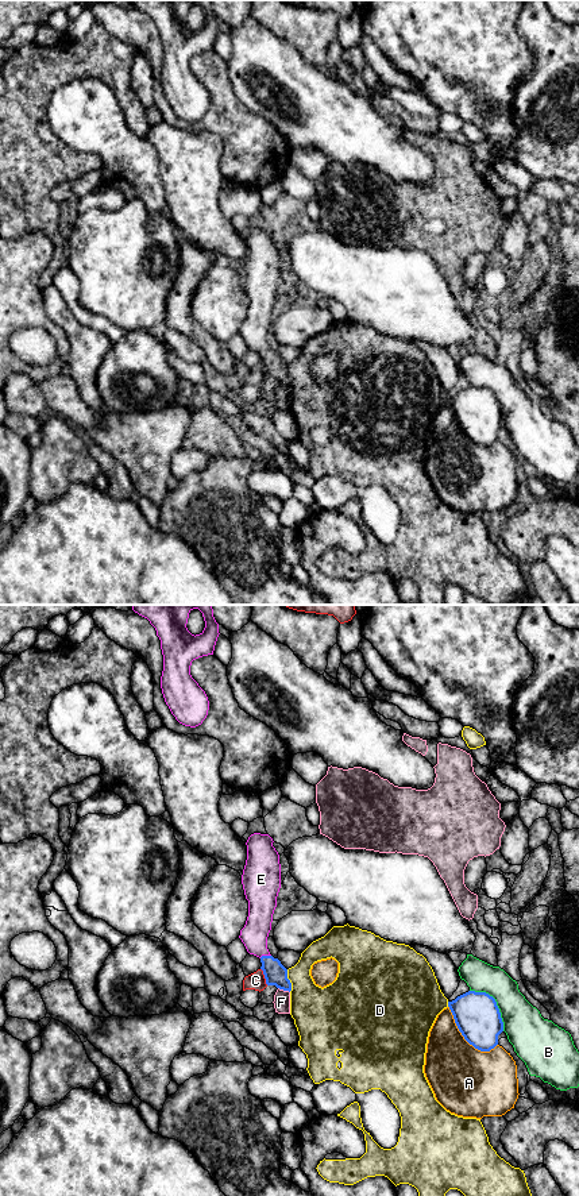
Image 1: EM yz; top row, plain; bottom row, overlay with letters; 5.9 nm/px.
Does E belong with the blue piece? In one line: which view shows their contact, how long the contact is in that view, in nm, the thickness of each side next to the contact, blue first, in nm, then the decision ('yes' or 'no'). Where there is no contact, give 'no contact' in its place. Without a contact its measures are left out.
yz | 70 nm | 140/160 nm | yes

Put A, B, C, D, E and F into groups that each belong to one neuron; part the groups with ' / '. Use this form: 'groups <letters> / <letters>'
groups A / B / C / D / E / F

